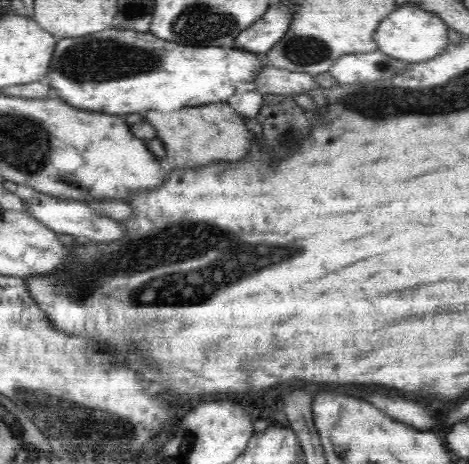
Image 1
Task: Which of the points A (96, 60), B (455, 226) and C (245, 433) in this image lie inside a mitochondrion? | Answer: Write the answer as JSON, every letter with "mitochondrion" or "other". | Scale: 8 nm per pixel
{"A":"mitochondrion","B":"other","C":"other"}

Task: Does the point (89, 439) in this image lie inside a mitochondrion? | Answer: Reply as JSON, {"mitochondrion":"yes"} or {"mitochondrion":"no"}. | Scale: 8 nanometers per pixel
{"mitochondrion":"yes"}

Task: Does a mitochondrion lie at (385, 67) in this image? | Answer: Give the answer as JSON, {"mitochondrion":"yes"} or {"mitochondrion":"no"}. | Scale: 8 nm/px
{"mitochondrion":"yes"}

